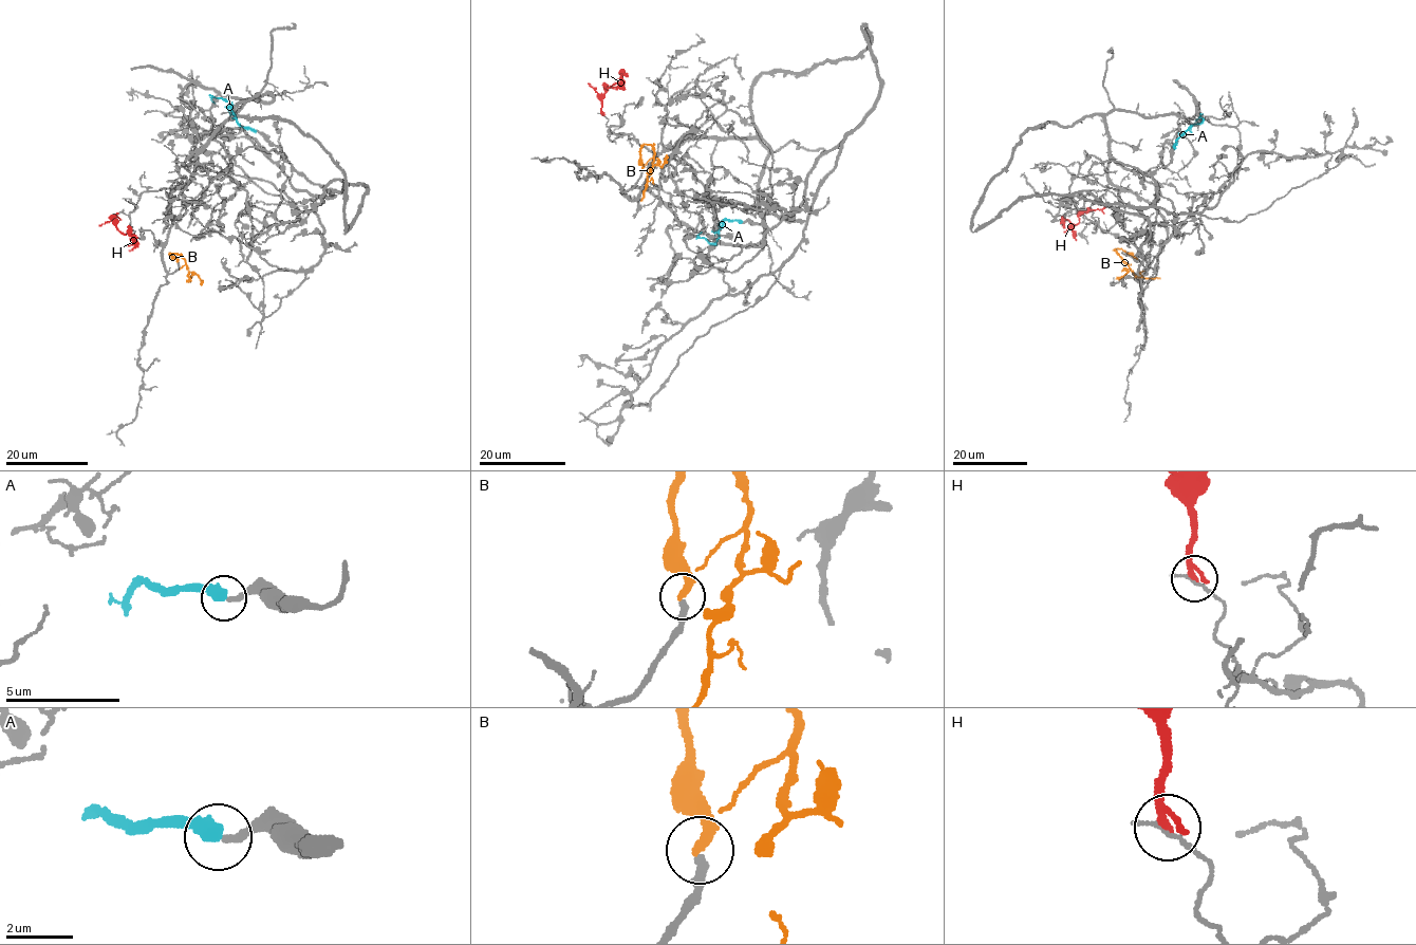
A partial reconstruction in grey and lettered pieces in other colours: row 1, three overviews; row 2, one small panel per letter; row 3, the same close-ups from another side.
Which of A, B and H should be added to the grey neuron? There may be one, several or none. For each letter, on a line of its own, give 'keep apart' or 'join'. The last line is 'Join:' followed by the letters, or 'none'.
A: keep apart
B: join
H: keep apart
Join: B

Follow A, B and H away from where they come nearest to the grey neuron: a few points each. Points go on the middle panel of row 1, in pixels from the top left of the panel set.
A: (741, 222), (725, 220), (713, 243), (701, 238), (699, 235), (702, 232)
B: (641, 169), (640, 148), (649, 144), (654, 152), (640, 201)
H: (601, 114), (606, 86), (621, 84), (613, 88)

